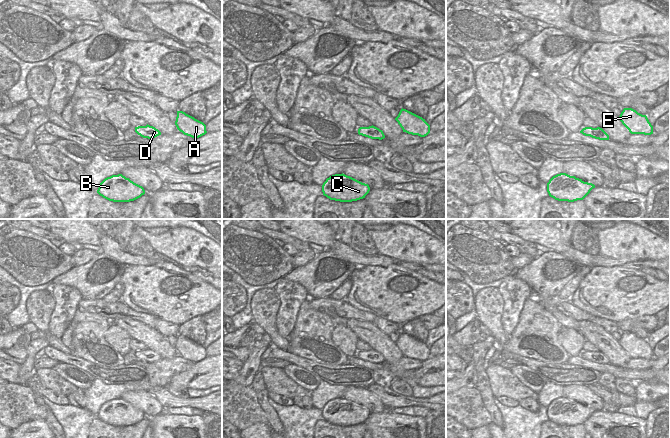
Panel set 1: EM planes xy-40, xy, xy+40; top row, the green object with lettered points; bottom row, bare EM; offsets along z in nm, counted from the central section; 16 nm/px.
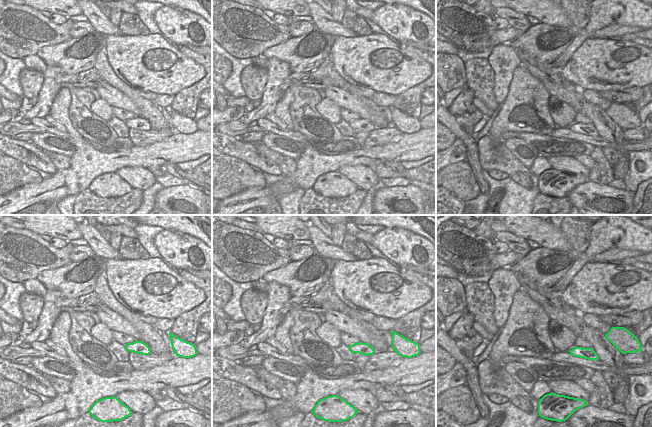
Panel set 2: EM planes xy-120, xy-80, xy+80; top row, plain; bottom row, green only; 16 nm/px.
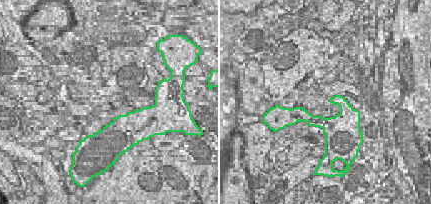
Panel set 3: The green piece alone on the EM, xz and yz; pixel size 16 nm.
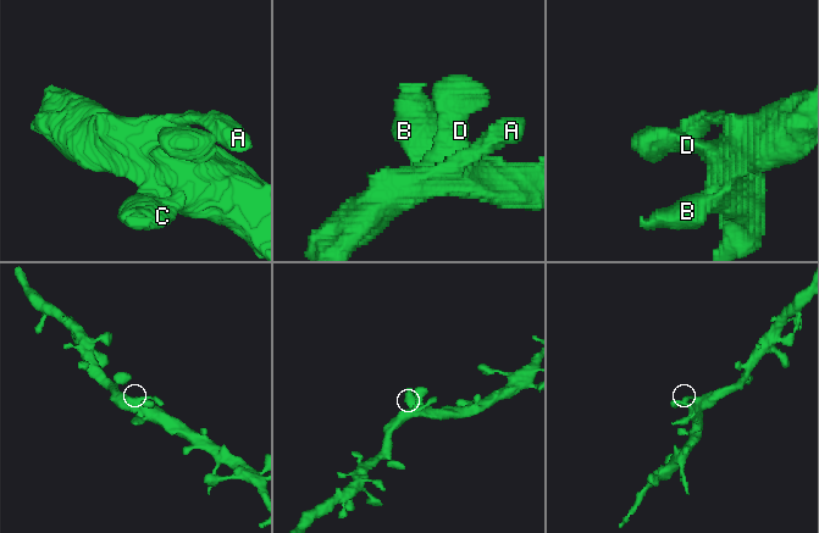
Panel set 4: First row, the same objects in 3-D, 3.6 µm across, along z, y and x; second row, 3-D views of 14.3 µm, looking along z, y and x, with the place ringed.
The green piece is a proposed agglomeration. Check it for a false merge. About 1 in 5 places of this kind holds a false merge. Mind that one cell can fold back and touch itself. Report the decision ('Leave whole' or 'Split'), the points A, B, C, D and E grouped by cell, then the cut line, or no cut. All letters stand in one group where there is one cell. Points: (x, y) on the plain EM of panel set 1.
Leave whole. Groups: A B C D E. No split

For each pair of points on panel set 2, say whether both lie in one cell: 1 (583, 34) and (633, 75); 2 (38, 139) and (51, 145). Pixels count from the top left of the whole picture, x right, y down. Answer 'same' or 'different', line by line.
1: different
2: same

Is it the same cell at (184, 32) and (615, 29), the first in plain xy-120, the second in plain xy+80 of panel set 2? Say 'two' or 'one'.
two

